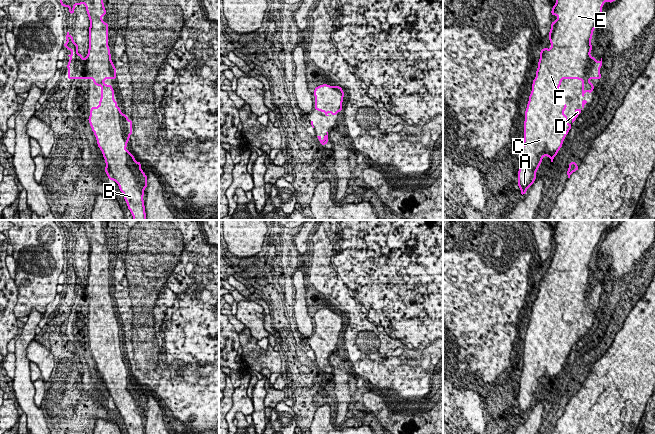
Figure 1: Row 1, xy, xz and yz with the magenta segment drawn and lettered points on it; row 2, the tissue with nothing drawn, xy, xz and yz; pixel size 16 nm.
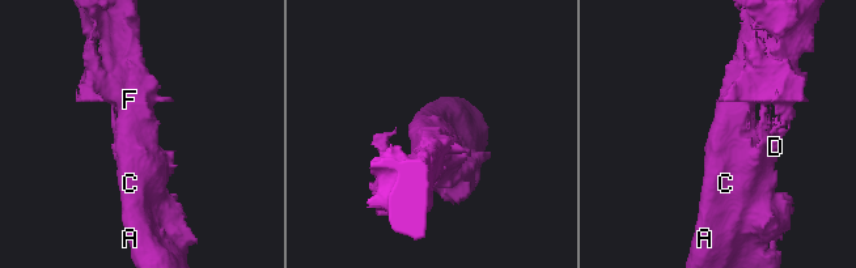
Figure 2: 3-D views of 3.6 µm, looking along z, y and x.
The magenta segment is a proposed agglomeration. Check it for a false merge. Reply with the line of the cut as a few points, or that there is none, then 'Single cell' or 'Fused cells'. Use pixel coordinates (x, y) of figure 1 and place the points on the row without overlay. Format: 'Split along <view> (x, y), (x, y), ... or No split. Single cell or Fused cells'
No split. Single cell

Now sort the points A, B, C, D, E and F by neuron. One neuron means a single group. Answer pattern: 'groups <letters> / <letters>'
groups A B C D E F

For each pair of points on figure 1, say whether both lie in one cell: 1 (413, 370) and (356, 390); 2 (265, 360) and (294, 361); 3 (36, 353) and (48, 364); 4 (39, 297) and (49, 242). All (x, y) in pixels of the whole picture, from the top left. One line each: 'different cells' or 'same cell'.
1: different cells
2: different cells
3: same cell
4: same cell

